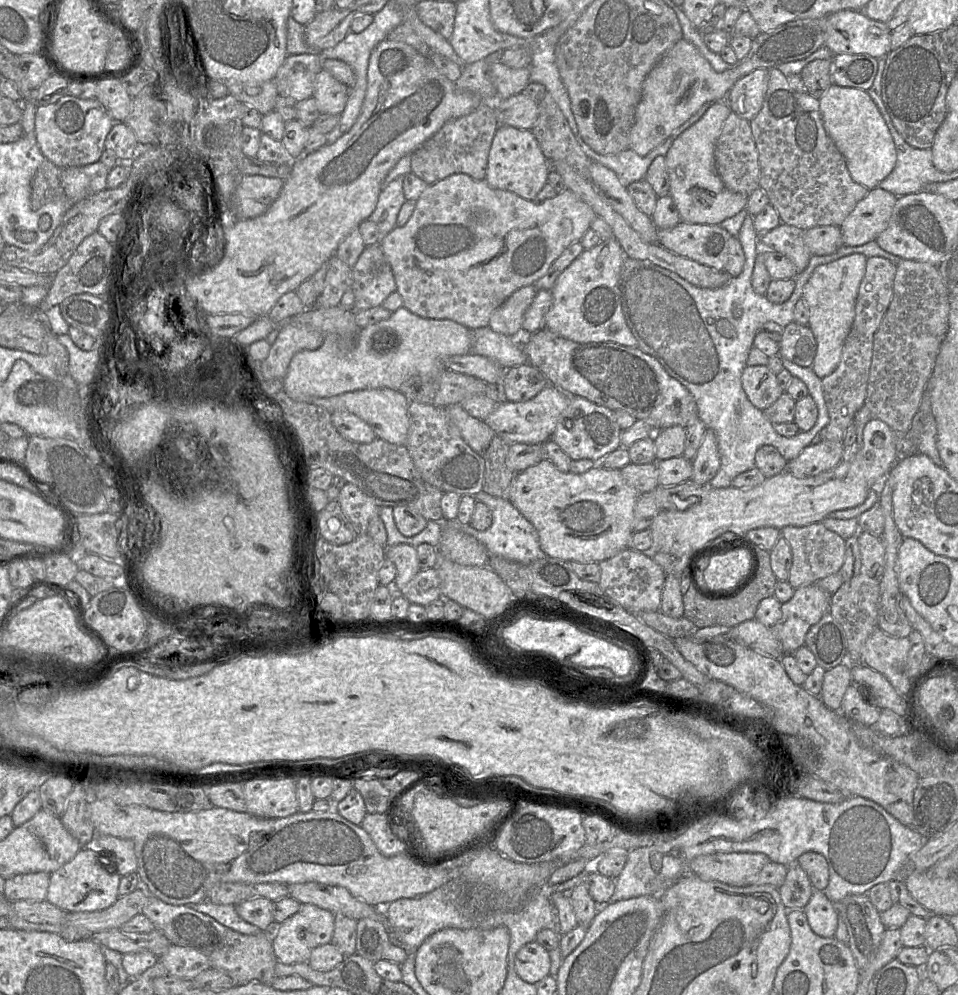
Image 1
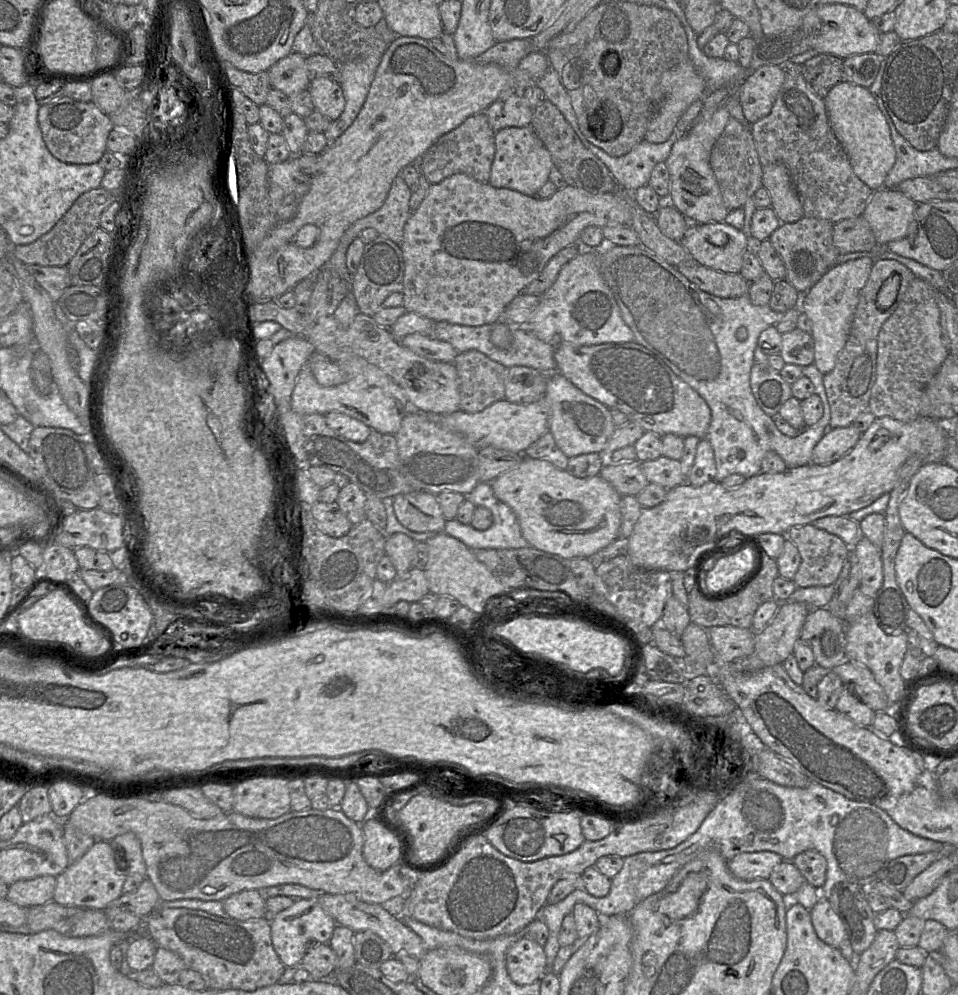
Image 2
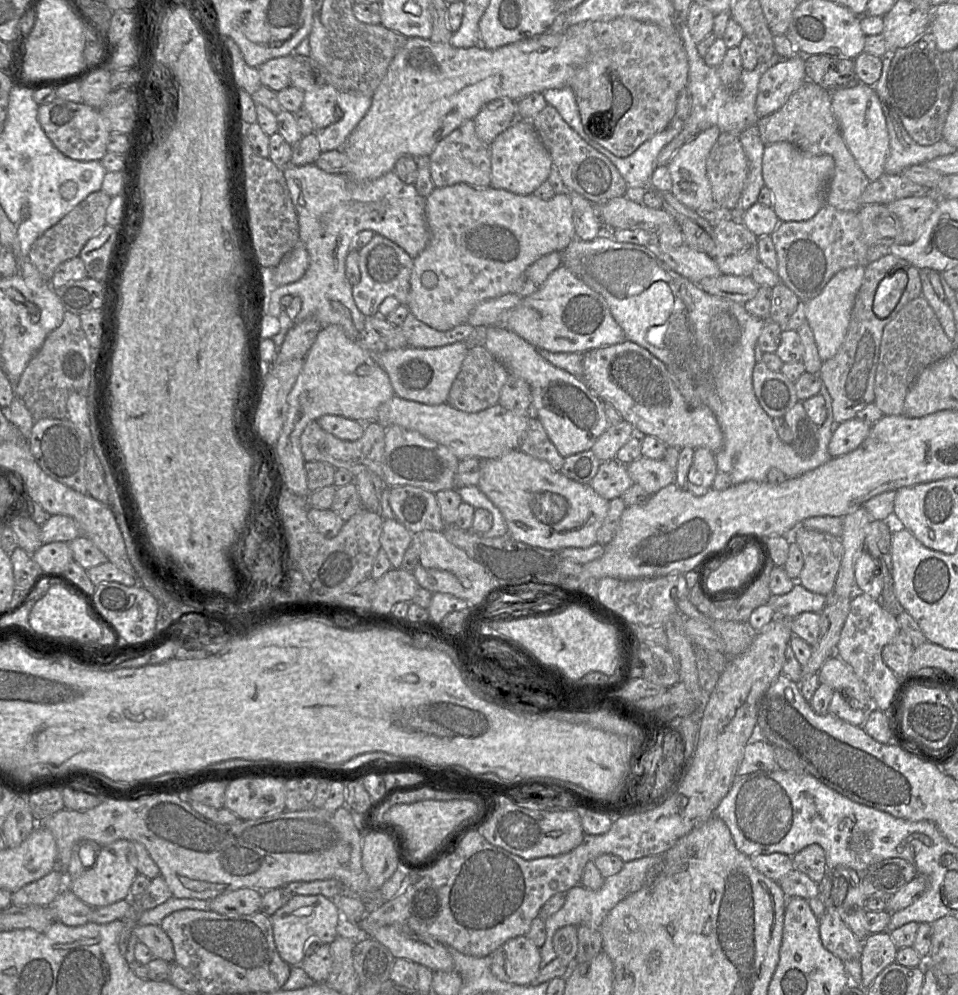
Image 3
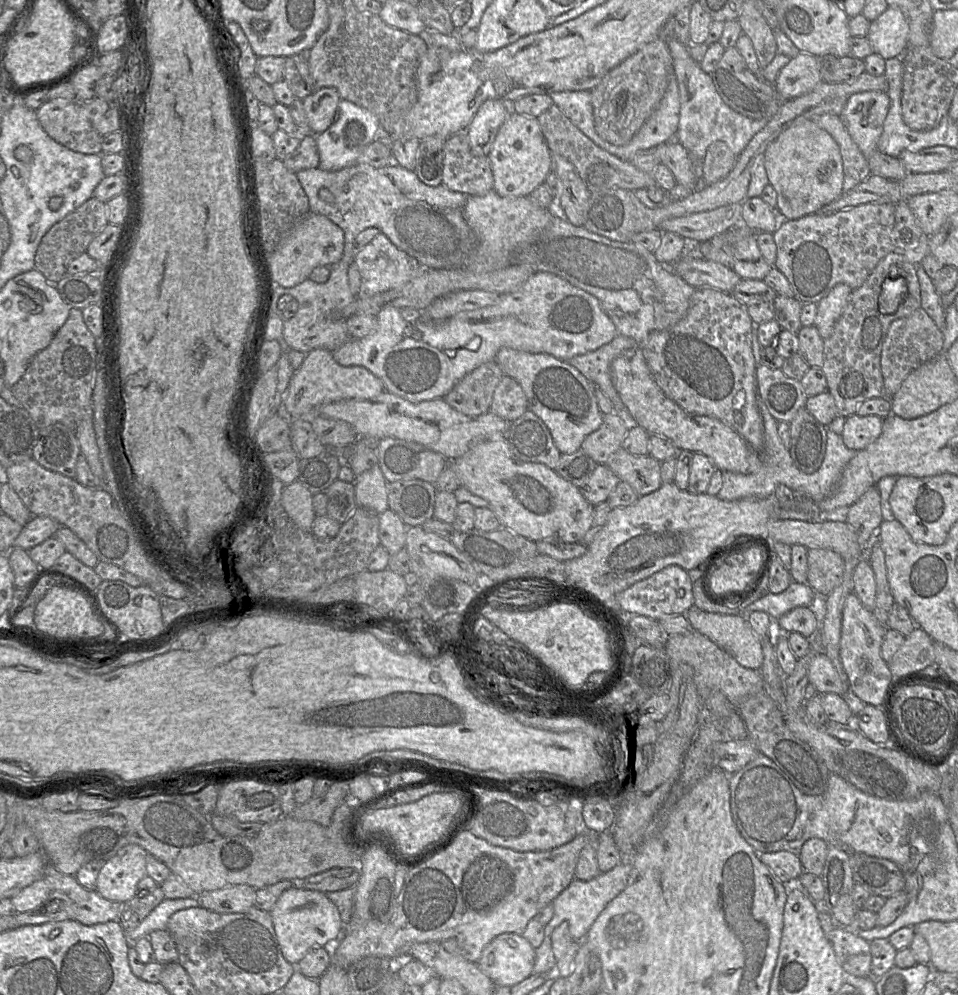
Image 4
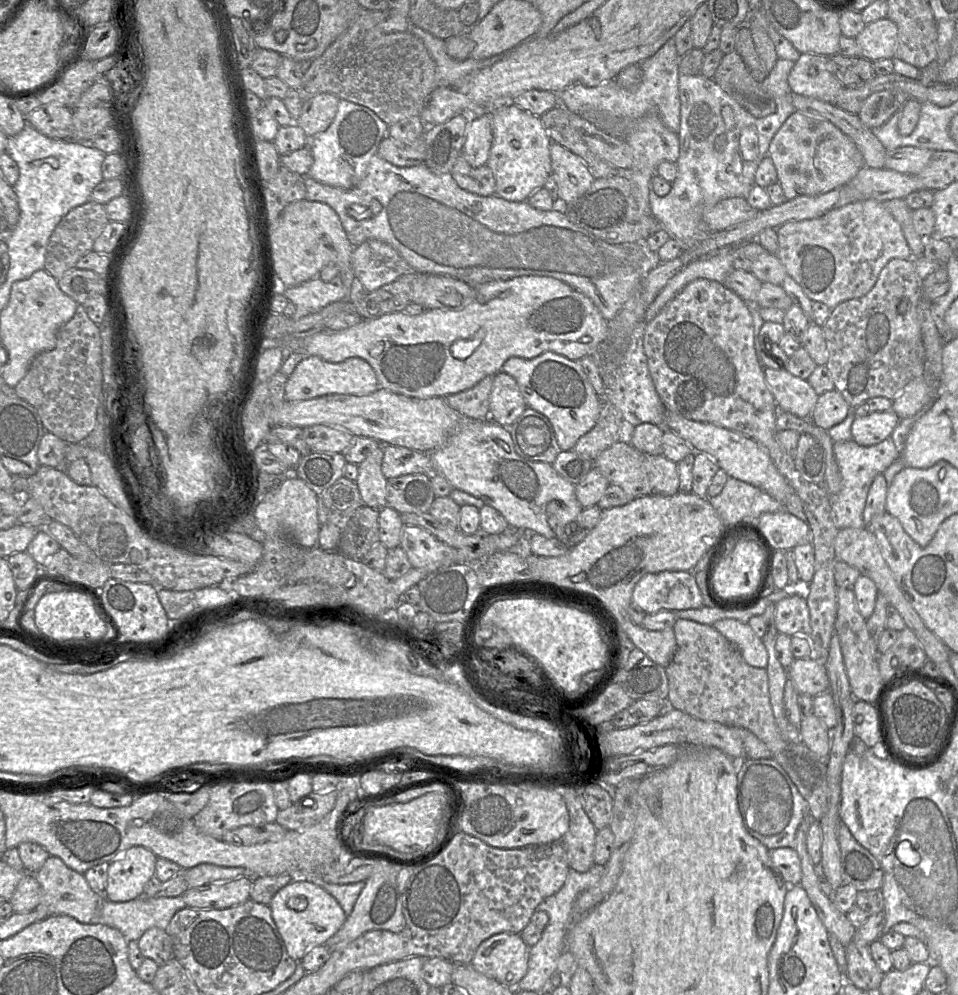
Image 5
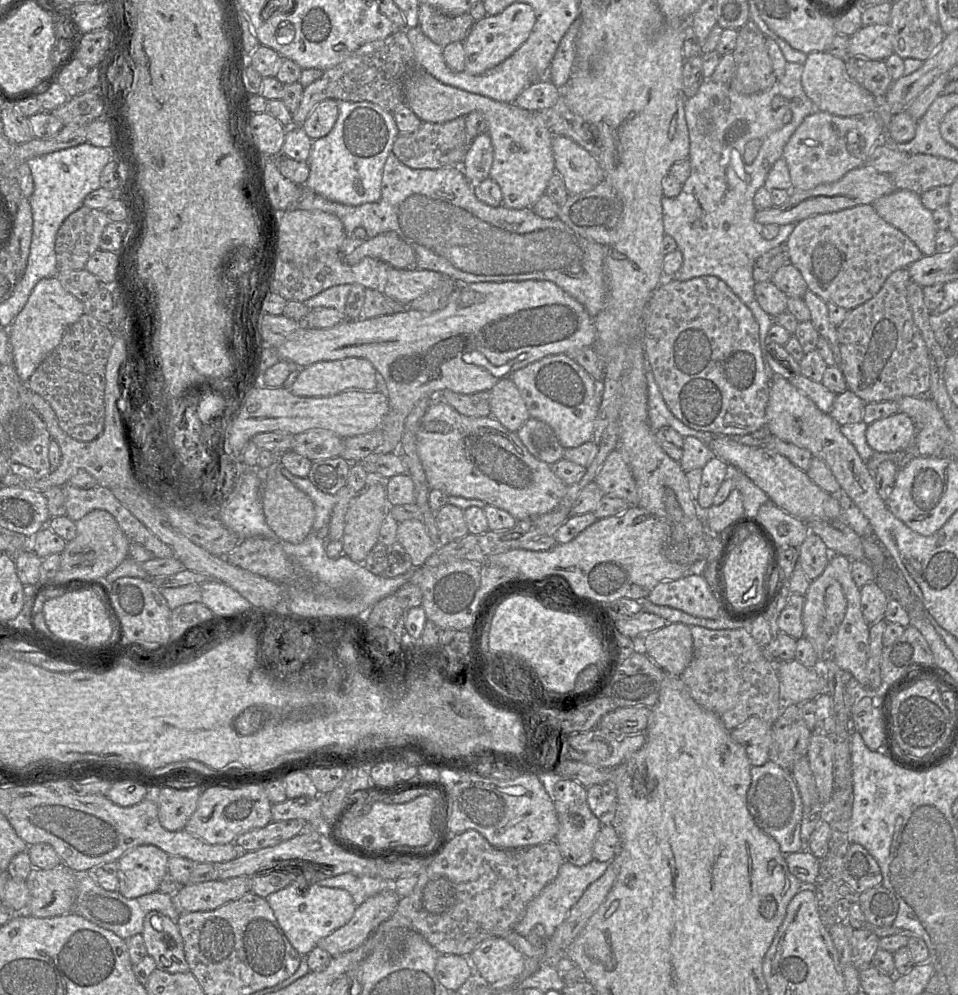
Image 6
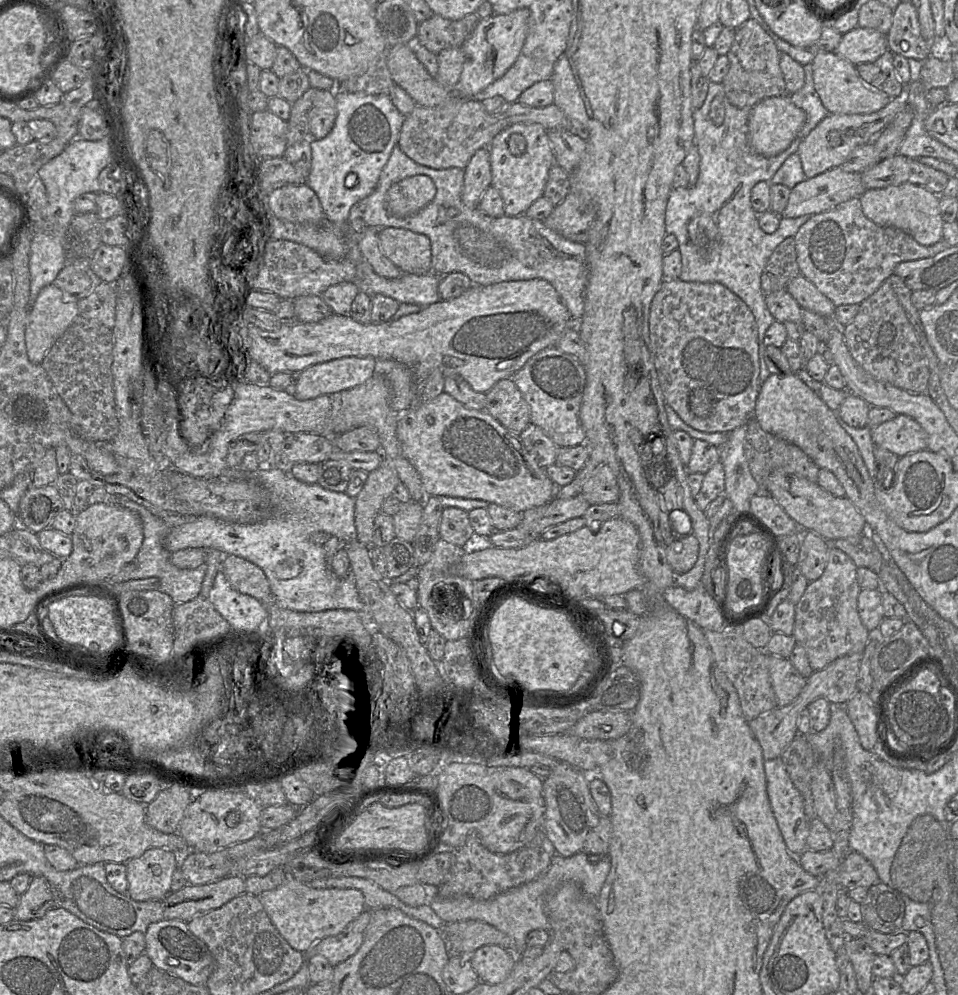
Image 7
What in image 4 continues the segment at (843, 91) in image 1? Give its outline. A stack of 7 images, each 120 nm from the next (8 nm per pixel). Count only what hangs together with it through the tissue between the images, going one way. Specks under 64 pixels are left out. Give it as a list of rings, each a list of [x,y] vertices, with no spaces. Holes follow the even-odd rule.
[[[885,92],[856,93],[849,97],[840,116],[866,159],[878,148],[889,105],[890,99]]]

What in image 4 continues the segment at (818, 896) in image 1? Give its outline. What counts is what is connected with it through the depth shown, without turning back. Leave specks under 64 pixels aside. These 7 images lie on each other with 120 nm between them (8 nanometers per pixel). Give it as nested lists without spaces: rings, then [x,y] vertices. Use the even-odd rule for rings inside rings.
[[[837,926],[832,931],[830,942],[847,974],[859,977],[871,976],[870,942],[859,936],[857,931]]]

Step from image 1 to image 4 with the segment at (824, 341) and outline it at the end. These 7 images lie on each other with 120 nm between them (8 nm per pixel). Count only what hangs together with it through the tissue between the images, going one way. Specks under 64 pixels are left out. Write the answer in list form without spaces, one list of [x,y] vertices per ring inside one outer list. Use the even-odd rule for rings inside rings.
[[[838,283],[817,303],[814,326],[823,340],[831,335],[851,292],[852,289],[848,285]]]

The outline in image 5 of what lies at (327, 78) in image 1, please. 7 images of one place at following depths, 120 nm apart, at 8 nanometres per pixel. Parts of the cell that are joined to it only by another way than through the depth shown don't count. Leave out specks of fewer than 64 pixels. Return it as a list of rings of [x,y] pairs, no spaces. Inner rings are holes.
[[[321,93],[303,102],[300,117],[295,122],[308,139],[330,126],[336,116],[339,100],[333,94]]]

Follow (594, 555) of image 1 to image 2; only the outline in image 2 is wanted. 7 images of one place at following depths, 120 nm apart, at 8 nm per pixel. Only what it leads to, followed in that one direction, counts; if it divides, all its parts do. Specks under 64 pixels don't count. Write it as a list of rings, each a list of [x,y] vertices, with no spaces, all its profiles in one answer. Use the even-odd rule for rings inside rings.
[[[524,457],[517,467],[492,481],[491,487],[495,497],[513,510],[523,537],[535,549],[569,560],[586,558],[592,557],[619,536],[622,495],[600,475],[577,478],[547,460]]]

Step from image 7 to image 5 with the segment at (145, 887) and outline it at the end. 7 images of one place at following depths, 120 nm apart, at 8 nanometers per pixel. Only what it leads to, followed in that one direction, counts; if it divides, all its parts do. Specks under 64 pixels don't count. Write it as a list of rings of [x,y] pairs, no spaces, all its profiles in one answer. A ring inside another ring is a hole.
[[[133,846],[109,862],[107,884],[103,896],[111,902],[127,902],[144,894],[144,888],[155,875],[157,856],[143,846]]]

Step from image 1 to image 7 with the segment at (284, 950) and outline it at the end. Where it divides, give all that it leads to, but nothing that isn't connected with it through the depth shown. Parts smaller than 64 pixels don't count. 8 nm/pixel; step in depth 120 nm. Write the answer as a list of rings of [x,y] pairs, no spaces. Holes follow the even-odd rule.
[[[293,878],[259,898],[282,937],[303,954],[318,941],[341,933],[366,910],[363,893],[357,889],[316,889]]]

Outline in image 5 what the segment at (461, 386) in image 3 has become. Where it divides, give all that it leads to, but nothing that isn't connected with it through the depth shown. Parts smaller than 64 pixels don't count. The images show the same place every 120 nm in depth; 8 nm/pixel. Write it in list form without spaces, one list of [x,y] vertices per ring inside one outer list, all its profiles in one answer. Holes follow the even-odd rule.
[[[487,376],[474,387],[444,397],[449,407],[476,421],[490,421],[489,398],[494,376]]]

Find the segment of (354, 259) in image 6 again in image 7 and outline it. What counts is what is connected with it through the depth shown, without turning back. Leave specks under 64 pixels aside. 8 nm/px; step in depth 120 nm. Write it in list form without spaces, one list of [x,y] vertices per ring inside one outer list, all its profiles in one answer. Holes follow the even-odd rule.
[[[399,227],[379,229],[381,252],[402,273],[431,273],[431,244],[427,236]]]

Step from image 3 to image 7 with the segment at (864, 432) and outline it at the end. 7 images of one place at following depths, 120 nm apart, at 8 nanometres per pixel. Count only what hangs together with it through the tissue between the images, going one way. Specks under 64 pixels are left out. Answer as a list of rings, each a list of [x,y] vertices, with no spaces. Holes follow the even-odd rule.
[[[902,414],[871,428],[871,439],[876,447],[899,458],[927,449],[925,430],[913,418]]]

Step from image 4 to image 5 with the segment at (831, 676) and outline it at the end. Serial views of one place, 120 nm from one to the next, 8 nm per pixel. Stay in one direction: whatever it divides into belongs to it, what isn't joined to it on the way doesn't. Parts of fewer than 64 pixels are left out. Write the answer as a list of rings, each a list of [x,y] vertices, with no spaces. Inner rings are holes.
[[[817,658],[795,659],[787,670],[788,679],[799,694],[815,697],[829,691],[829,678],[823,661]]]

